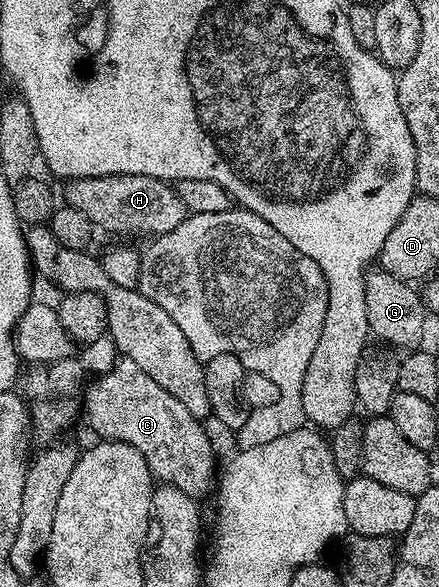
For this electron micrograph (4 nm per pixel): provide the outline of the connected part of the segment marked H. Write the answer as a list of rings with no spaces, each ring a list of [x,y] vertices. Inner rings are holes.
[[[110,174],[109,176],[91,176],[90,178],[78,178],[77,180],[69,179],[68,184],[64,188],[64,199],[62,196],[63,203],[76,210],[82,211],[86,214],[86,218],[90,220],[93,226],[97,229],[105,228],[108,232],[152,232],[153,237],[165,236],[170,230],[174,230],[174,226],[178,226],[184,221],[186,215],[186,209],[182,198],[178,198],[175,187],[167,180],[159,180],[158,178],[150,178],[149,176],[143,176],[142,174]]]

